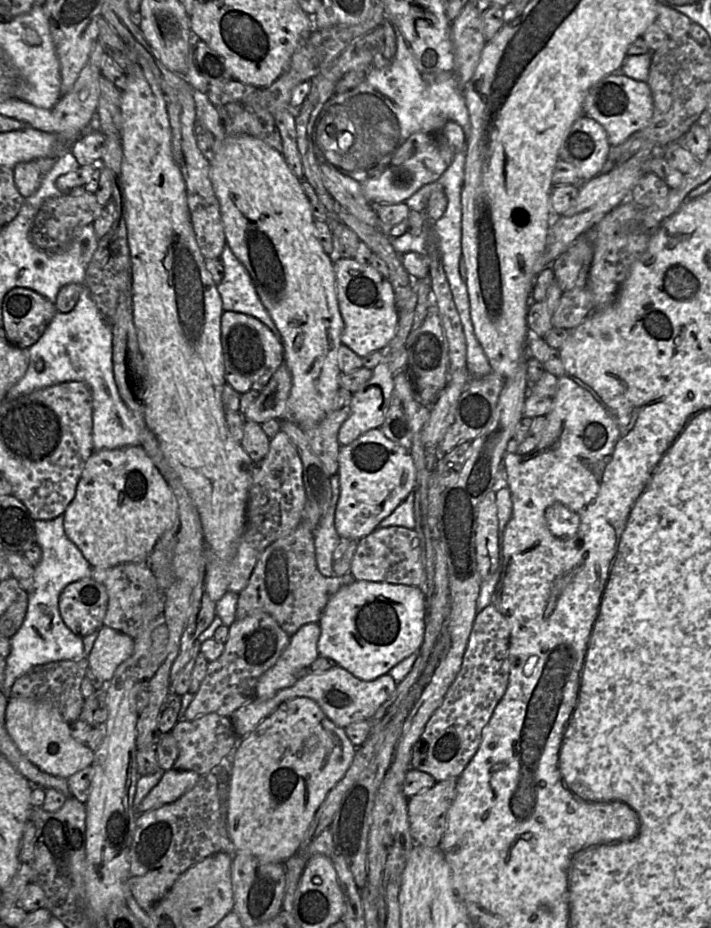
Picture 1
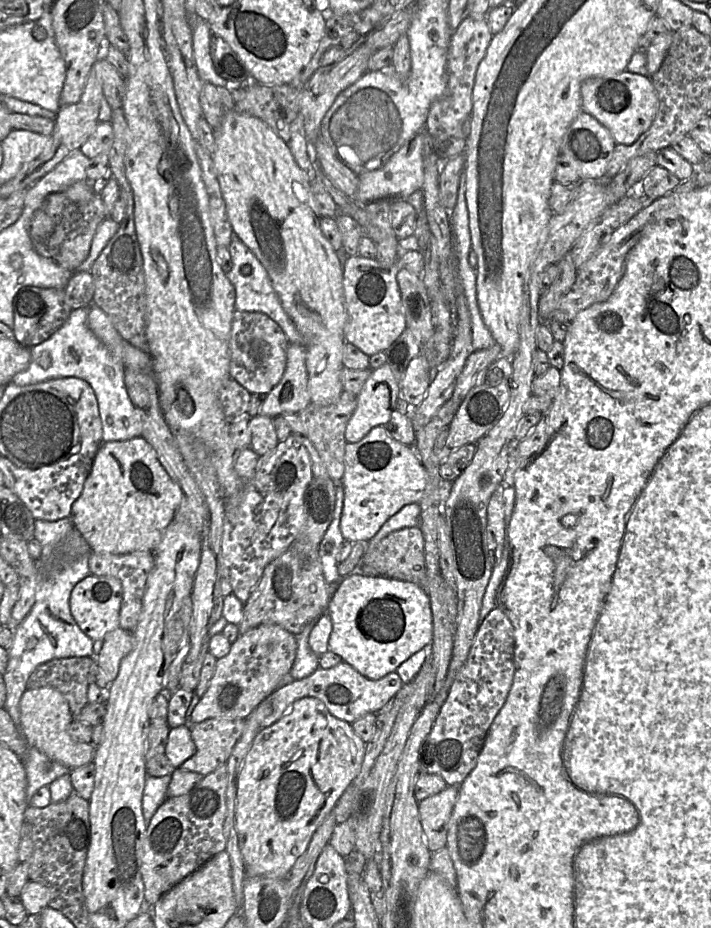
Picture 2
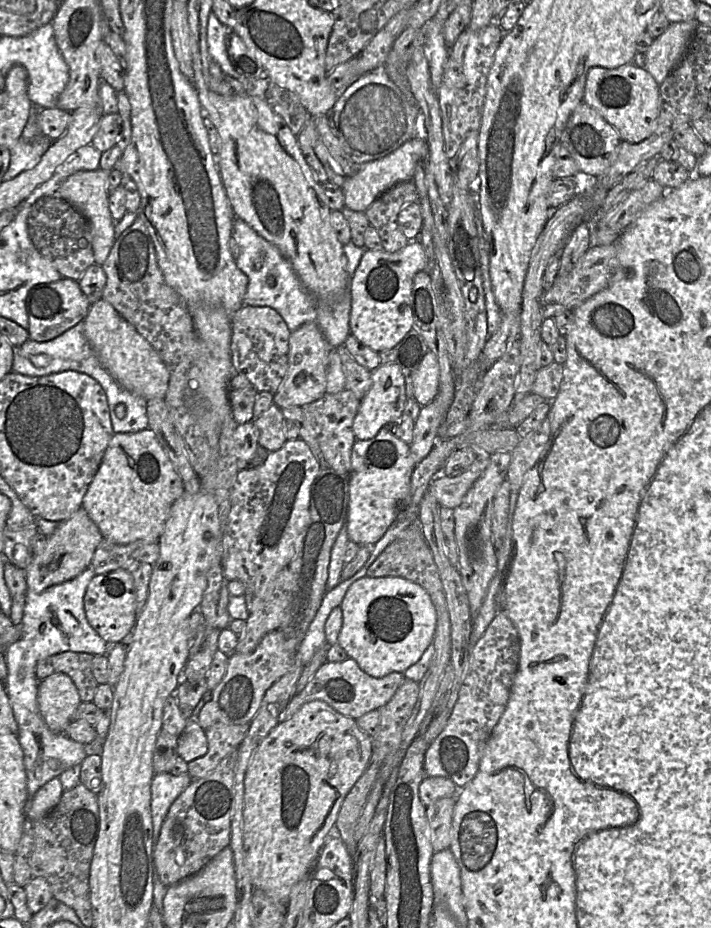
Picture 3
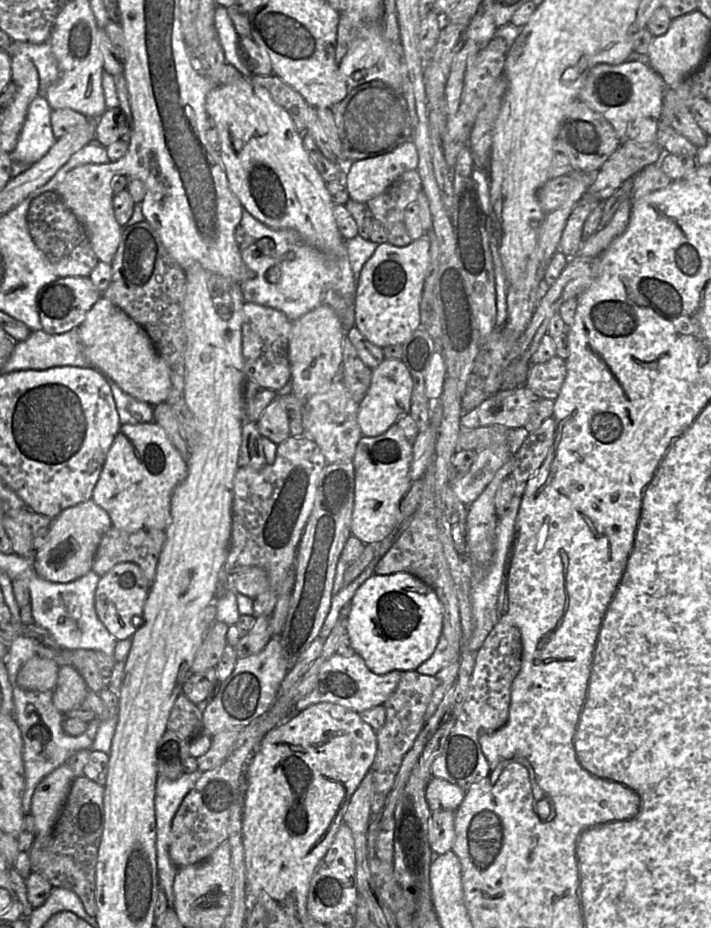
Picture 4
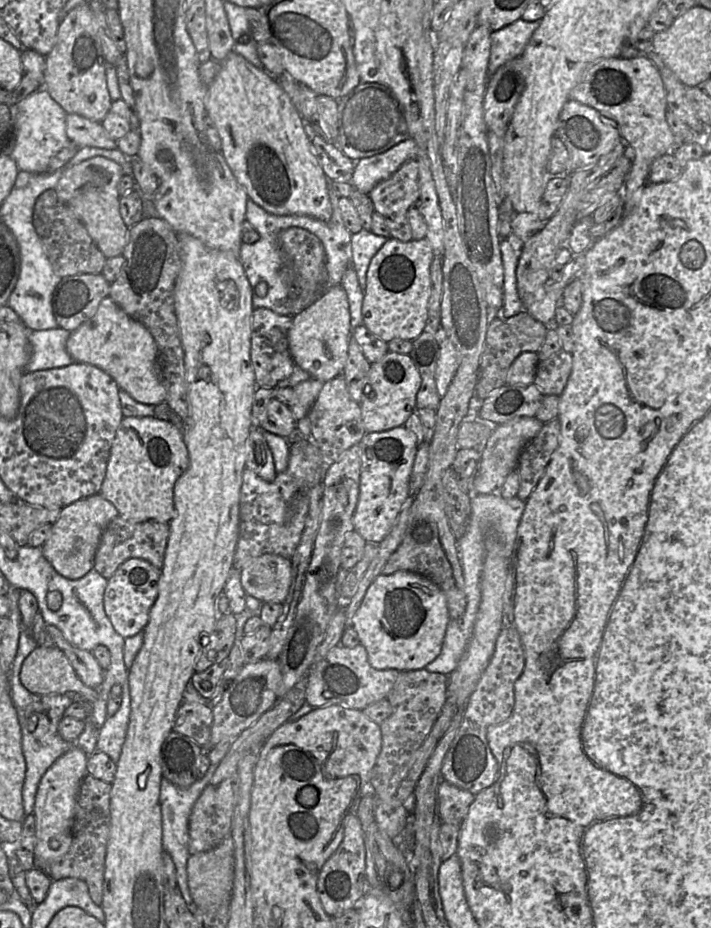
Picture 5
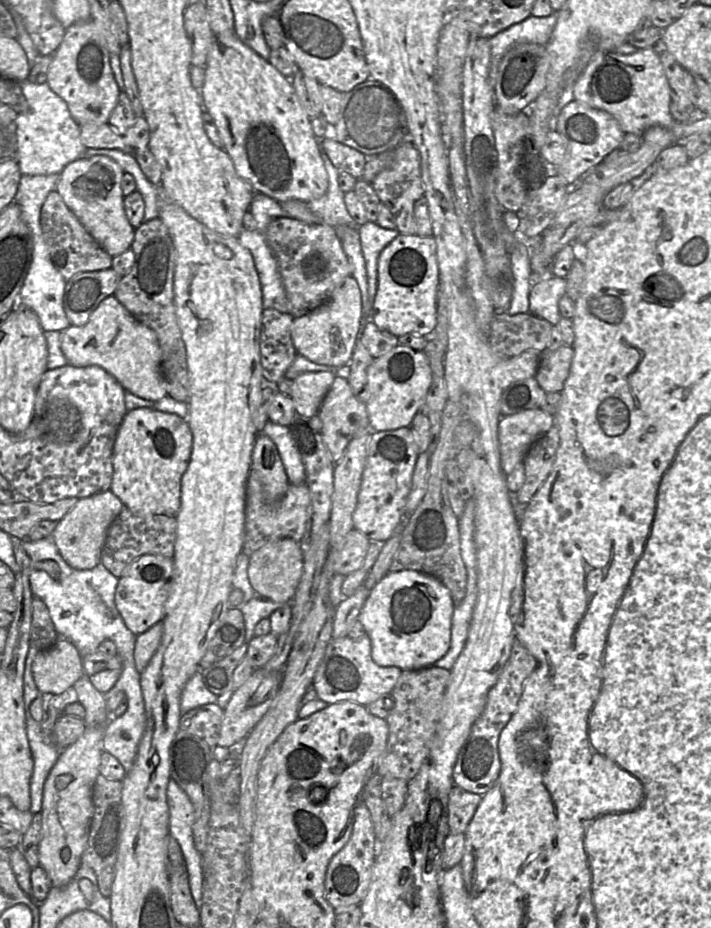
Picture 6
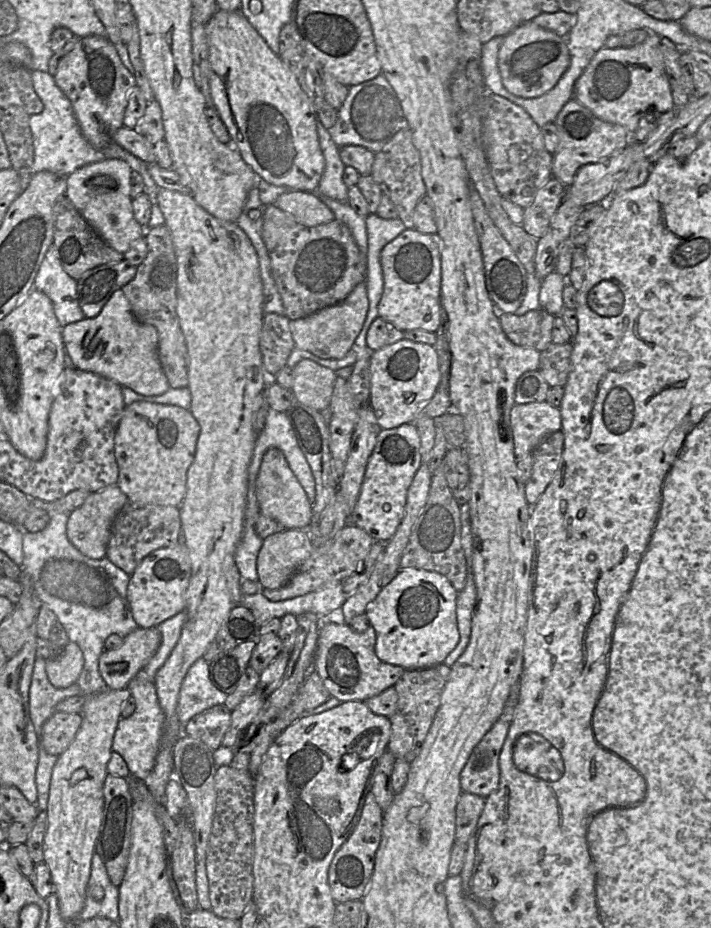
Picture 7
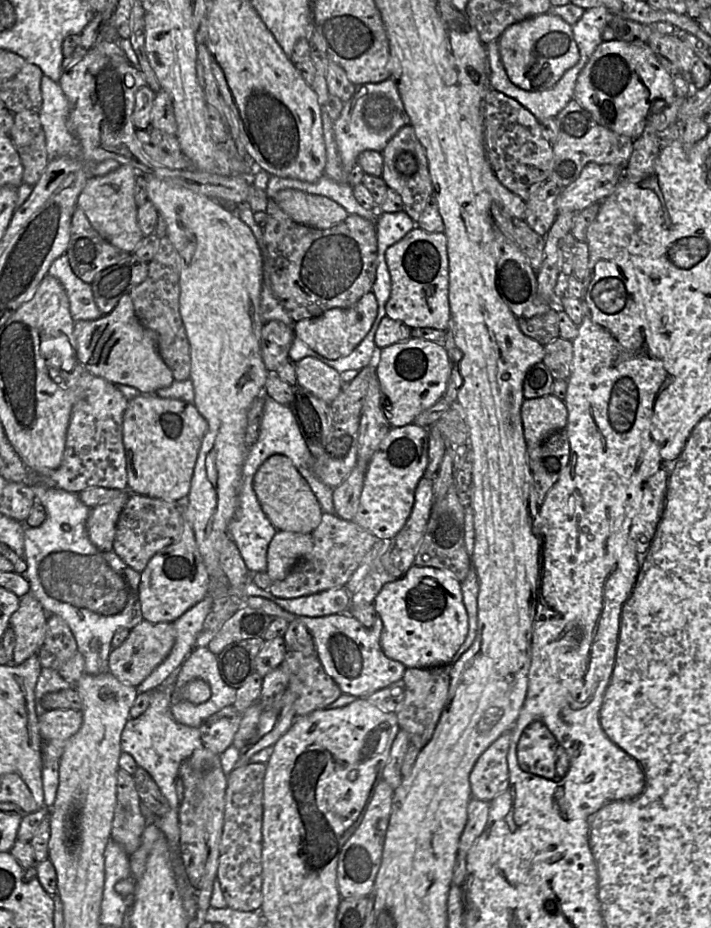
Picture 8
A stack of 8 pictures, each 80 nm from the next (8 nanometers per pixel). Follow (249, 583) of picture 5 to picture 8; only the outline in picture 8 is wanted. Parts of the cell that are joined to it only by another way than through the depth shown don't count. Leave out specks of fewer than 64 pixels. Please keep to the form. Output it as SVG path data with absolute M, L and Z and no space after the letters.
M277 531L272 538L267 550L266 573L270 579L281 581L286 578L294 565L313 548L312 534L295 533L288 531Z

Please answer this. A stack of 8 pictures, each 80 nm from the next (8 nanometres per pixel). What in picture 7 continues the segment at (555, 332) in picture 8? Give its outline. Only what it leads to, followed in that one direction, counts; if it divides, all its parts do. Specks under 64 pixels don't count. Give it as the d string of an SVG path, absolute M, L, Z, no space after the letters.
M538 309L523 315L500 313L499 321L503 332L513 344L541 352L551 342L556 317Z

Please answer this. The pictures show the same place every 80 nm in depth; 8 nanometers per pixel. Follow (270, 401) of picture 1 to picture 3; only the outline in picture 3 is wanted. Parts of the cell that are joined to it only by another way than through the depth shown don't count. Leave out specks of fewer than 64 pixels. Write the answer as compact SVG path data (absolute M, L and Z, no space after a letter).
M305 323L290 332L287 372L274 393L273 404L281 409L303 407L320 399L326 393L326 368L332 348L316 323Z

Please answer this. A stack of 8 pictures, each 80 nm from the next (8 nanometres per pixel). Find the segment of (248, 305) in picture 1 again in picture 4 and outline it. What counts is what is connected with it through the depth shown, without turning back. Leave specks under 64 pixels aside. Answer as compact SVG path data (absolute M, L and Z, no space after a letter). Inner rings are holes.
M245 210L239 226L256 241L243 251L240 250L243 263L254 274L252 279L240 284L246 303L274 308L284 313L291 322L326 305L336 312L343 325L347 308L354 303L357 282L346 254L337 259L327 258L306 245L303 236L297 231L271 229ZM271 267L279 267L281 270L280 280L275 284L269 283L266 278Z

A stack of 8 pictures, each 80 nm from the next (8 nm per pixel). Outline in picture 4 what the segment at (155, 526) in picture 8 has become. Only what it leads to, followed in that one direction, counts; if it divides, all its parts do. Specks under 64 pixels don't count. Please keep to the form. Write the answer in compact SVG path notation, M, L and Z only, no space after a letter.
M111 526L100 540L93 560L92 570L101 577L119 563L132 562L140 567L144 576L152 584L165 539L165 530L145 528L135 532L126 532Z

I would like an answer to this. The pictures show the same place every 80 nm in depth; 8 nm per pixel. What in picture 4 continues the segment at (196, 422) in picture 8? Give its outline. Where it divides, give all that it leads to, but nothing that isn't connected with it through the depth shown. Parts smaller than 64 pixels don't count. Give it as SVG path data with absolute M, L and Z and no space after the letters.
M155 422L121 424L108 450L91 499L110 516L112 526L126 532L154 528L165 530L170 522L174 489L185 479L188 460L174 447Z

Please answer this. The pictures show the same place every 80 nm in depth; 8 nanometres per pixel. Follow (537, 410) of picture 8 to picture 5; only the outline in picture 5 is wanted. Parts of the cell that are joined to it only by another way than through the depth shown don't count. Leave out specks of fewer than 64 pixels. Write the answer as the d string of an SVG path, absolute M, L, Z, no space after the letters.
M520 417L494 426L490 438L480 452L478 469L473 480L473 495L488 495L499 490L508 474L516 469L523 448L539 433L543 424L535 417Z

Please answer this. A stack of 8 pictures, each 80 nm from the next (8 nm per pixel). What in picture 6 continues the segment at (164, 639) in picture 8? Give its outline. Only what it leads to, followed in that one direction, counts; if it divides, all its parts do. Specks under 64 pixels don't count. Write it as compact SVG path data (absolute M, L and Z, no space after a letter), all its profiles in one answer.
M94 652L82 657L83 673L101 693L109 691L118 681L122 672L120 658Z

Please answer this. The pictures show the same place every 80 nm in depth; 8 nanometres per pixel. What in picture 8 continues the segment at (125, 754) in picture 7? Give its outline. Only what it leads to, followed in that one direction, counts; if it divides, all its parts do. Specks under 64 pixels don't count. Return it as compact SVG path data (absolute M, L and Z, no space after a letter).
M161 687L153 691L149 708L139 717L129 719L121 734L121 749L131 755L139 768L152 776L169 807L179 819L179 798L176 779L181 764L196 750L205 747L202 741L202 727L192 728L177 723L171 715L170 706L176 697L175 689Z

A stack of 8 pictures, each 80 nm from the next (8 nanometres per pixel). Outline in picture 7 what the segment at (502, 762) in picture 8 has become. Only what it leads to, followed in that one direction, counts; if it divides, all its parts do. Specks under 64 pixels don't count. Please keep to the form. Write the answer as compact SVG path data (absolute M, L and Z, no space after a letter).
M519 682L506 702L504 711L471 752L460 775L464 792L483 798L497 790L500 782L499 757L519 700Z

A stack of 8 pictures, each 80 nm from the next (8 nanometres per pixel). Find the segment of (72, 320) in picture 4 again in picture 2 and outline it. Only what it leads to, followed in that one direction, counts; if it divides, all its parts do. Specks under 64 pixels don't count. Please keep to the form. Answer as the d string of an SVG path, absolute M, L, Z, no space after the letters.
M26 286L21 288L13 298L14 340L28 348L47 340L68 319L71 308L65 302L64 288L41 288Z

